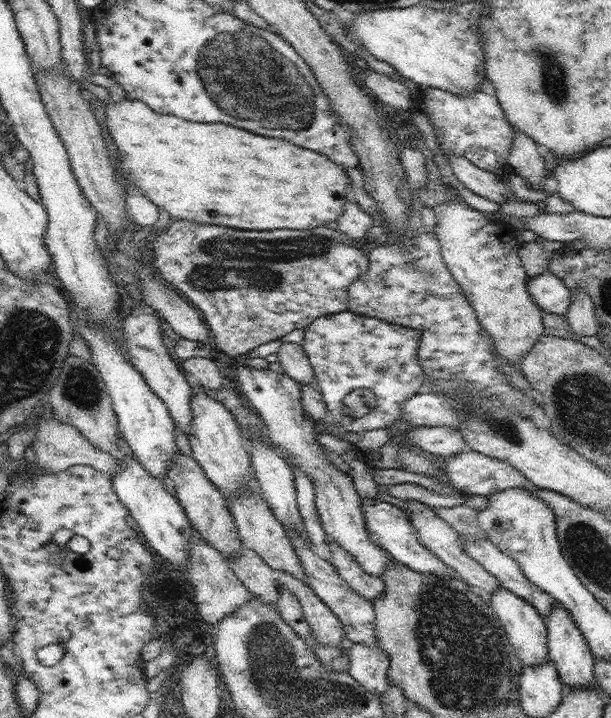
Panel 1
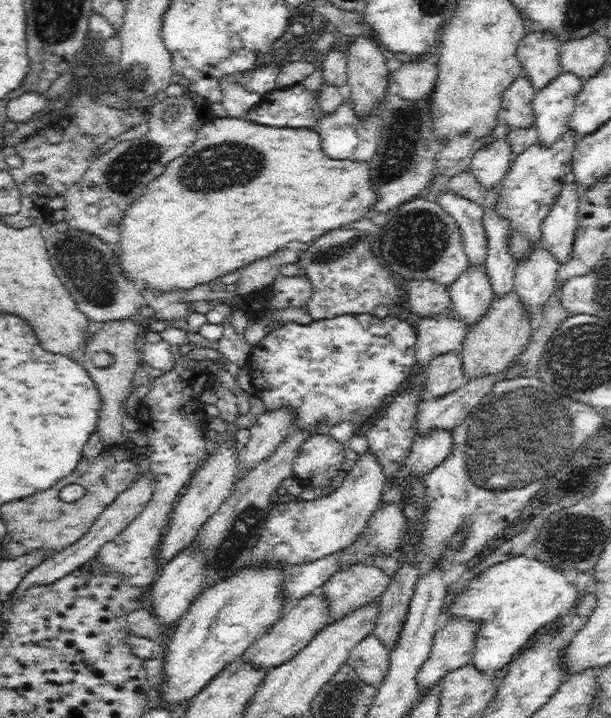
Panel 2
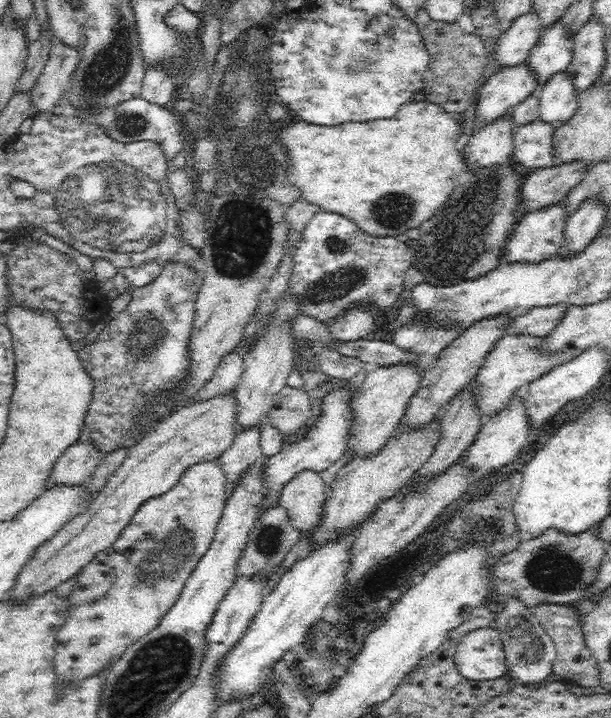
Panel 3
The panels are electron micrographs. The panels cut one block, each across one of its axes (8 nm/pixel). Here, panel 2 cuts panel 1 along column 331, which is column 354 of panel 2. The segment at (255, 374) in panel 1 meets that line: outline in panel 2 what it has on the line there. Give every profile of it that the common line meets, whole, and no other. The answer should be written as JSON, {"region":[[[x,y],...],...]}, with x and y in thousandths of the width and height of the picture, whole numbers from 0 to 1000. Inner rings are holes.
{"region":[[[602,625],[586,634],[586,642],[568,657],[560,677],[512,696],[501,698],[486,694],[442,708],[432,738],[412,766],[411,784],[458,784],[458,790],[465,791],[468,787],[486,787],[498,781],[527,777],[535,772],[560,769],[584,751],[609,714],[625,701],[632,669],[625,648],[615,639],[615,634]]]}

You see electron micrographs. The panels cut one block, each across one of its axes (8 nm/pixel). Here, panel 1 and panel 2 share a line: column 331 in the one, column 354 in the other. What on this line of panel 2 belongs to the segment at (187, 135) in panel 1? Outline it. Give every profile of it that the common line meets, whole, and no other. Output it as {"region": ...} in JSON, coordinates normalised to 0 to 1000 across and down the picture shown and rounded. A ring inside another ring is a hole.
{"region":[[[344,160],[340,167],[329,173],[321,196],[298,217],[275,226],[268,241],[242,256],[239,266],[226,279],[213,284],[200,306],[200,323],[196,337],[190,345],[195,348],[196,366],[209,389],[226,393],[231,398],[245,400],[249,405],[273,405],[291,403],[301,407],[322,396],[334,396],[350,390],[357,384],[367,384],[383,376],[412,368],[429,359],[471,345],[475,341],[494,341],[517,334],[520,329],[534,326],[537,320],[547,320],[560,312],[573,312],[583,306],[592,306],[602,301],[609,287],[619,281],[619,266],[606,251],[602,228],[599,226],[579,226],[579,223],[543,223],[537,220],[524,206],[524,189],[520,184],[507,178],[455,178],[452,175],[429,175],[404,167],[403,164],[355,164]]]}

